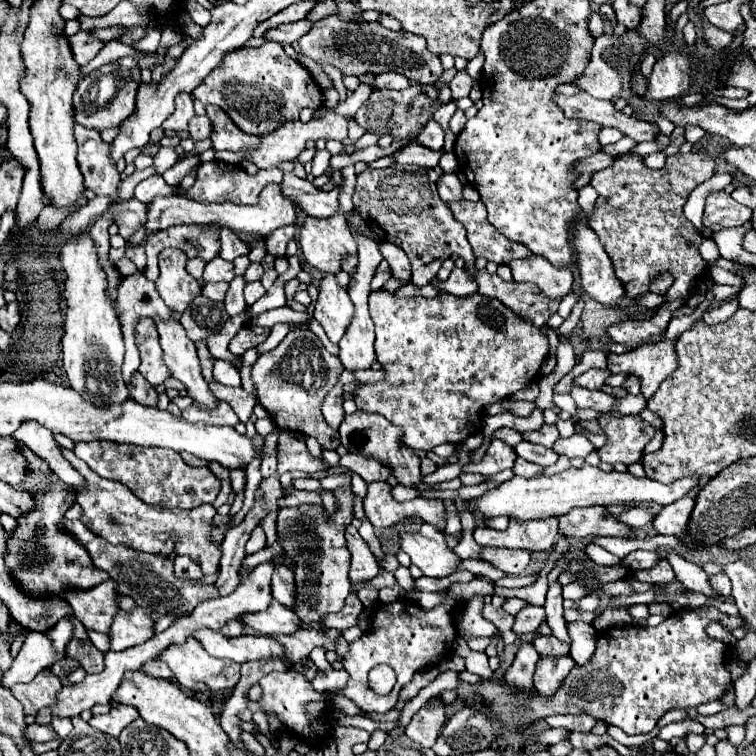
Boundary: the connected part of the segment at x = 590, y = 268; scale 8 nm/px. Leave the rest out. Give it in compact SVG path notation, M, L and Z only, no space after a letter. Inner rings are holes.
M576 223L574 227L574 251L580 269L582 289L594 301L606 307L620 309L620 297L624 295L624 287L614 275L612 261L602 249L596 233L584 223Z

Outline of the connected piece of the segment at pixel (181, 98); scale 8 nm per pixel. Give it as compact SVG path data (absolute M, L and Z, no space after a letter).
M180 93L176 97L176 109L174 113L164 121L162 129L164 131L188 131L188 123L194 117L194 107L192 107L192 97L188 93Z

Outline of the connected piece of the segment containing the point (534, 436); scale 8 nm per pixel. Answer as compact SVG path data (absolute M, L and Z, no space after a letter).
M542 425L538 431L532 431L532 433L524 433L524 439L526 441L534 441L538 445L544 445L548 449L552 449L552 445L558 441L560 433L556 429L556 425Z

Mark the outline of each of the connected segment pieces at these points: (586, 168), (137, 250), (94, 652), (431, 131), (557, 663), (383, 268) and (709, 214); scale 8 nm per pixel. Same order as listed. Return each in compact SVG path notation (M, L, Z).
M600 151L600 153L592 155L592 157L586 157L584 161L578 161L576 169L578 169L580 173L596 173L596 171L600 171L600 169L612 167L614 159L616 159L614 155L608 155L608 153L604 153L604 151Z
M143 245L128 247L128 249L126 249L126 257L132 259L140 271L146 266L147 258Z
M74 619L74 637L66 649L68 657L76 657L86 673L98 673L104 669L104 655L92 645L86 627Z
M434 119L428 121L424 131L418 137L418 143L426 145L428 149L442 149L442 145L444 145L444 129L442 129L442 125L438 121L434 121Z
M570 655L556 657L556 659L554 657L540 659L534 673L534 687L540 693L540 697L550 697L562 685L564 677L568 677L574 665L576 663Z
M382 261L380 265L378 265L378 269L376 269L376 275L374 275L374 279L372 279L372 289L376 291L376 289L380 289L388 279L390 279L392 275L390 275L390 265L386 263L386 261Z
M716 191L706 199L704 225L720 231L726 227L736 227L752 219L752 209L736 203L726 191Z

